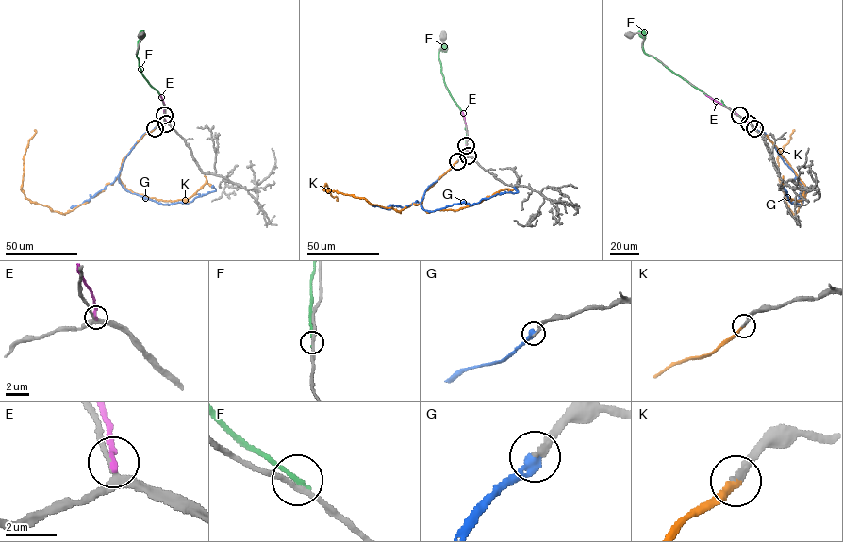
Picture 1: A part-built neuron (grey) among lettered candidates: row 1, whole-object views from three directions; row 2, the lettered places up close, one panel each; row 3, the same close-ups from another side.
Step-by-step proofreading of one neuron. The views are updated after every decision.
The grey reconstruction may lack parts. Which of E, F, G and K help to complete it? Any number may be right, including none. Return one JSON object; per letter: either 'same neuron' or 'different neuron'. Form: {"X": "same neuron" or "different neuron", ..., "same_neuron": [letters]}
{"E": "different neuron", "F": "different neuron", "G": "different neuron", "K": "same neuron", "same_neuron": ["K"]}

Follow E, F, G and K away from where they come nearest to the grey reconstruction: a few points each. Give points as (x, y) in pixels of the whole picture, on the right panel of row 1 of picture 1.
E: (749, 123), (705, 94)
F: (739, 115), (648, 55), (642, 47), (644, 38), (638, 31)
G: (754, 128), (767, 136), (803, 184), (805, 192), (799, 205), (789, 201), (781, 186)
K: (754, 128), (778, 149), (797, 176), (804, 196), (793, 214), (785, 202), (777, 156), (794, 130)

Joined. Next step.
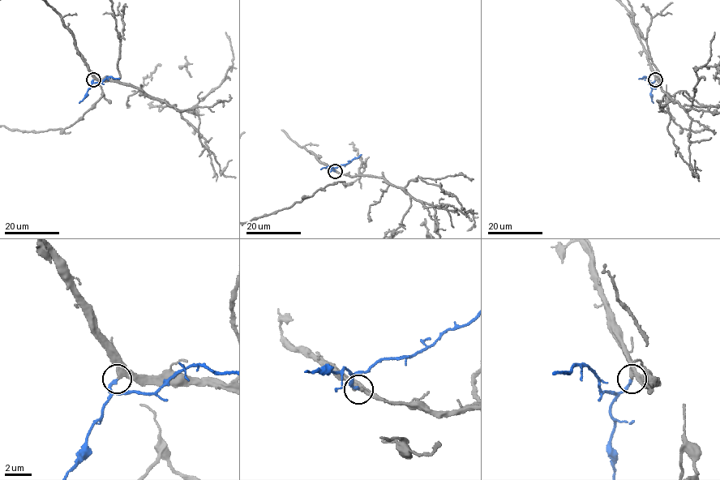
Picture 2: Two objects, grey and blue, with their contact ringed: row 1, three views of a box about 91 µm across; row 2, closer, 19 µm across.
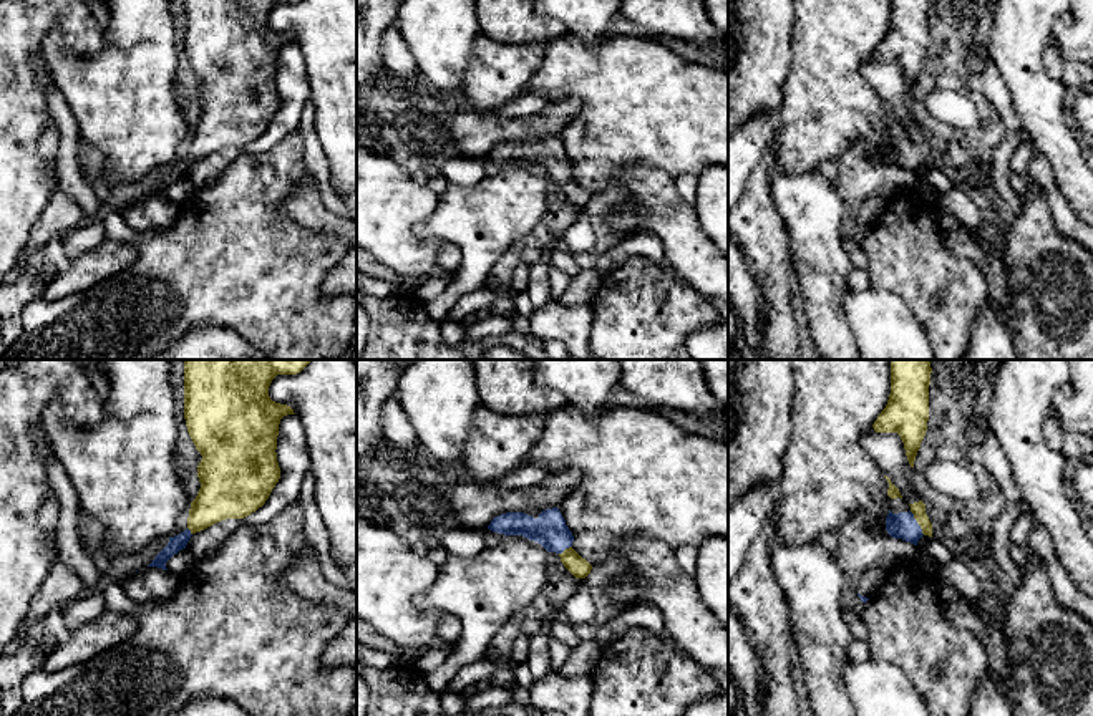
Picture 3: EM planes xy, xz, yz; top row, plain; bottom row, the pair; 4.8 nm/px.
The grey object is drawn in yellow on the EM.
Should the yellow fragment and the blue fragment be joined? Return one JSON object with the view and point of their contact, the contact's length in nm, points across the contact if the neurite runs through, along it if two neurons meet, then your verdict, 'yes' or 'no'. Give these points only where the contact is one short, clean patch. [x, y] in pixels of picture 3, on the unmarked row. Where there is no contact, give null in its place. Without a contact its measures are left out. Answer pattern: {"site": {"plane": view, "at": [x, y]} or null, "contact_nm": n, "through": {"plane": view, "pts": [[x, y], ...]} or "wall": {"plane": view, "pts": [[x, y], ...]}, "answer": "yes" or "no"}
{"site": {"plane": "yz", "at": [918, 151]}, "contact_nm": 140, "through": {"plane": "yz", "pts": [[918, 138], [918, 151], [903, 154]]}, "answer": "yes"}

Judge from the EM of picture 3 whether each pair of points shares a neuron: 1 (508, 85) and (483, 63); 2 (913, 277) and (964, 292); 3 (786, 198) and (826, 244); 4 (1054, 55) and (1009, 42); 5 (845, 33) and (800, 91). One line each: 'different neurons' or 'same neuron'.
1: same neuron
2: same neuron
3: same neuron
4: different neurons
5: same neuron

